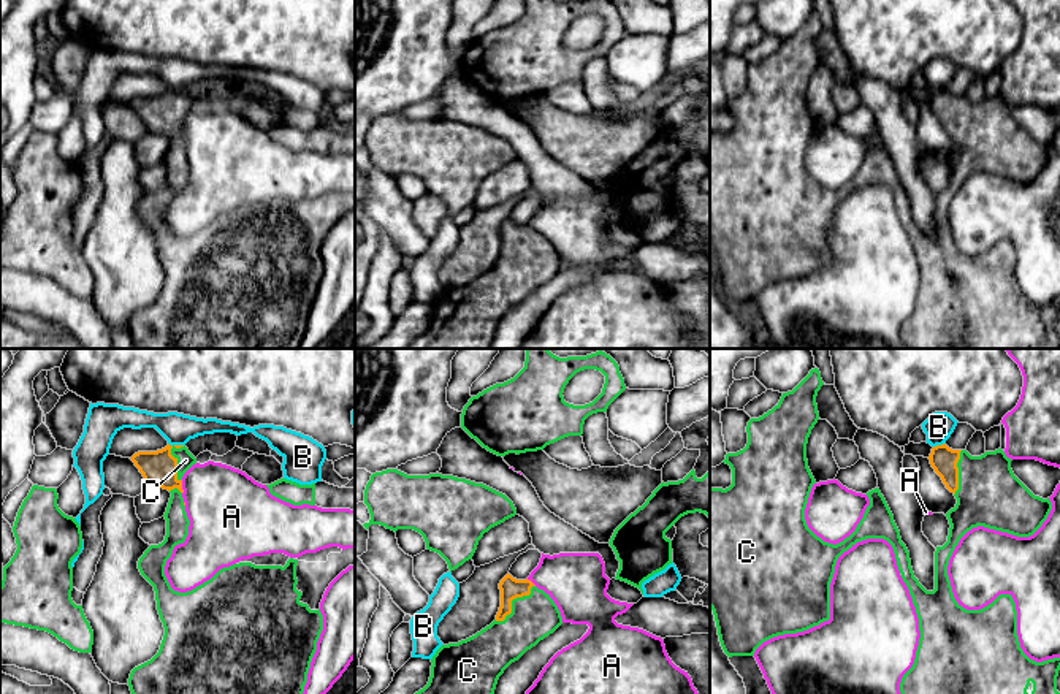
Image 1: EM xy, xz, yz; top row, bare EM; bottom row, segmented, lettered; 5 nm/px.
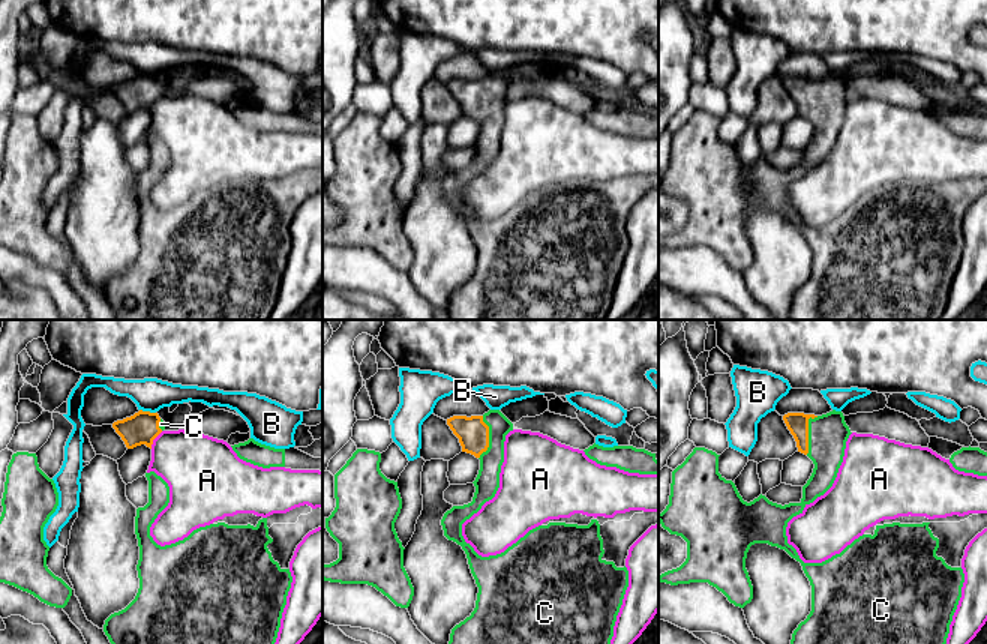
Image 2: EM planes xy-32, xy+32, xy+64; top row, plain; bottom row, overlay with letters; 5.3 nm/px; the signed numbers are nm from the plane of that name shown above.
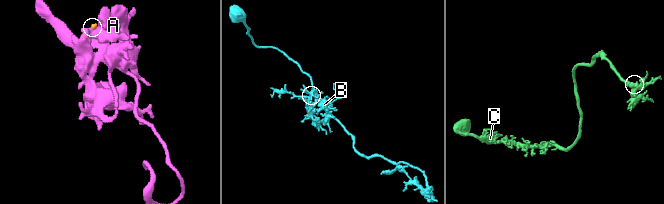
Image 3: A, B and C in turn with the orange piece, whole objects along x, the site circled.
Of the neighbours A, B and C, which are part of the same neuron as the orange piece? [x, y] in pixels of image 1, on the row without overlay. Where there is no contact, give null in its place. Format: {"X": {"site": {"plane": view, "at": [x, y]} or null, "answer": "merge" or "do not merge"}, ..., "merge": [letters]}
{"A": {"site": {"plane": "xy", "at": [181, 132]}, "answer": "do not merge"}, "B": {"site": {"plane": "yz", "at": [938, 91]}, "answer": "do not merge"}, "C": {"site": {"plane": "xz", "at": [510, 247]}, "answer": "merge"}, "merge": ["C"]}

